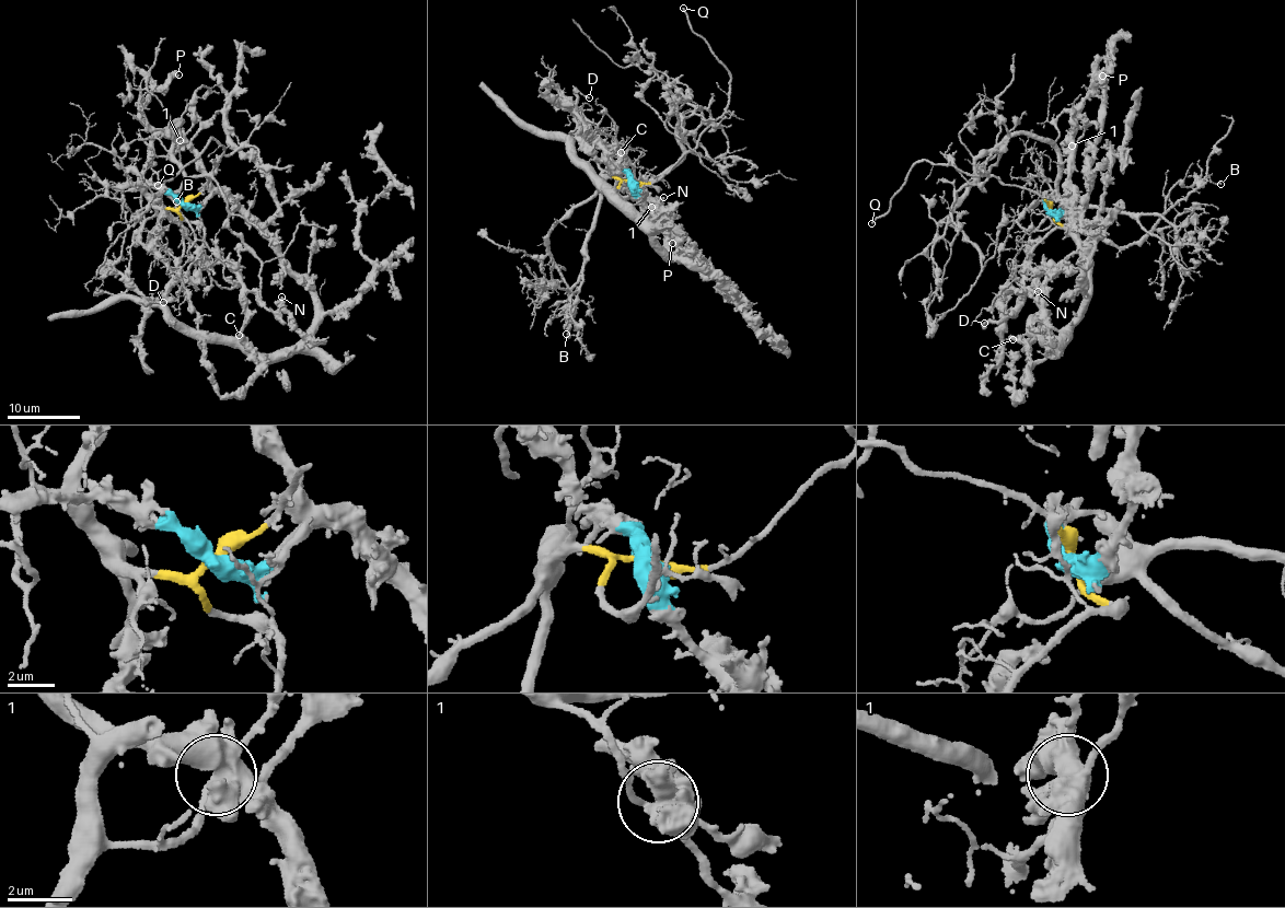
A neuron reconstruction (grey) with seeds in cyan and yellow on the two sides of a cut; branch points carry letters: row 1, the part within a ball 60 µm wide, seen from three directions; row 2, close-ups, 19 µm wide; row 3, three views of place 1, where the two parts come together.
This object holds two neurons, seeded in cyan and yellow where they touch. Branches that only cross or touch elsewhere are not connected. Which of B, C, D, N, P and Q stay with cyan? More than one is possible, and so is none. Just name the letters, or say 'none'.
C, D, N, P

